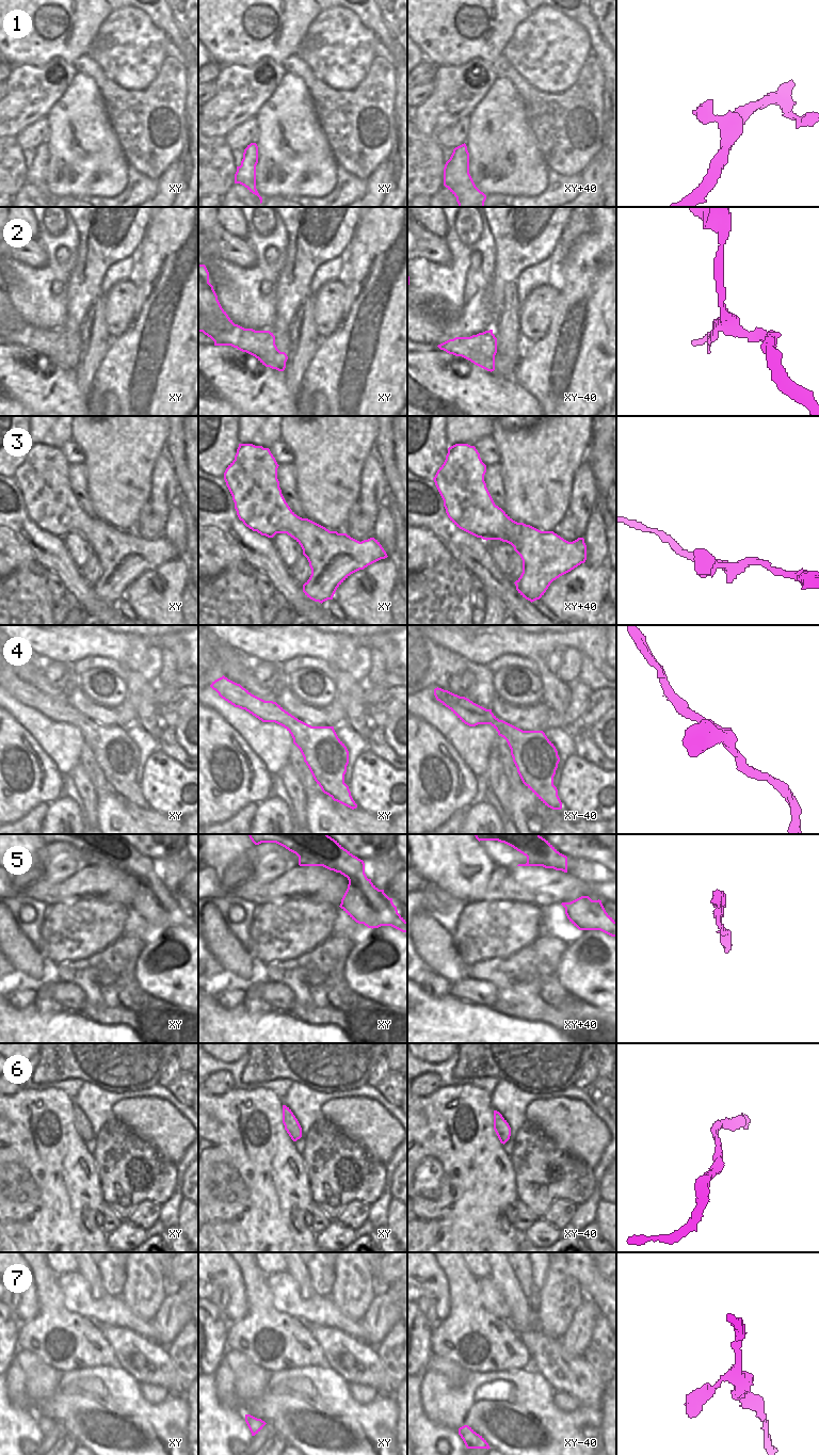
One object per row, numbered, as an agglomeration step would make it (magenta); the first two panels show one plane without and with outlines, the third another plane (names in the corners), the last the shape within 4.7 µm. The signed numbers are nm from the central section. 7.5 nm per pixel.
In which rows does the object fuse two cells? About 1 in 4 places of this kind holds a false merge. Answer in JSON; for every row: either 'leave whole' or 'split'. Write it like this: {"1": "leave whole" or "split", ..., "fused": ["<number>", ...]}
{"1": "leave whole", "2": "split", "3": "leave whole", "4": "leave whole", "5": "leave whole", "6": "leave whole", "7": "leave whole", "fused": ["2"]}

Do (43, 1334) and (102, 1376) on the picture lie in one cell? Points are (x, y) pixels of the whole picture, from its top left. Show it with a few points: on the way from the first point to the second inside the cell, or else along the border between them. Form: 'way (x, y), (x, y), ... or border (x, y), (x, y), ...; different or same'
border (113, 1364), (86, 1366), (64, 1372); different

